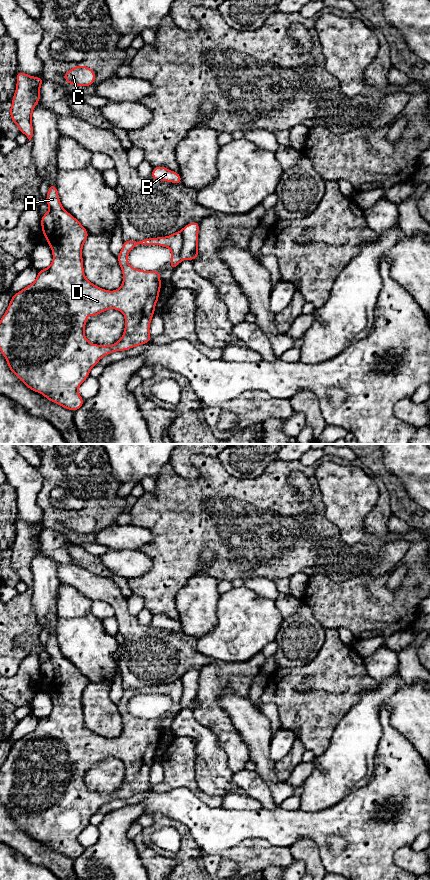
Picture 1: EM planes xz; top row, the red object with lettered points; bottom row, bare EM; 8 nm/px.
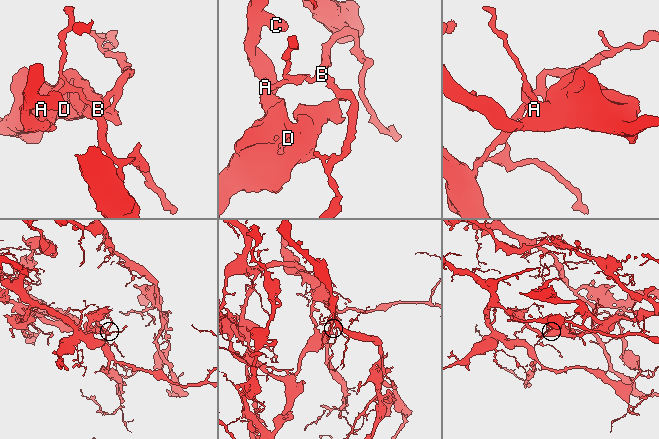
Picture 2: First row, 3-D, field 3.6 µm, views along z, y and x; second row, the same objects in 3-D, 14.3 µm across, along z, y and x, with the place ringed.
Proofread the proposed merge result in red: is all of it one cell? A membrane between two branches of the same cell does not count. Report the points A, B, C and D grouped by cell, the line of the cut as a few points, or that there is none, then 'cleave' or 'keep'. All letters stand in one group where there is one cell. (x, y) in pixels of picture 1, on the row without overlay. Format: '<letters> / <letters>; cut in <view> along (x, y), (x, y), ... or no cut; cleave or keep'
A C D / B; cut in xz along (181, 679), (183, 691), (179, 709); cleave

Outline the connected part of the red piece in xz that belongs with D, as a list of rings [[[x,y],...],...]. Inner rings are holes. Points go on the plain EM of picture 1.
[[[55,633],[49,636],[45,649],[55,669],[54,679],[45,684],[53,701],[53,709],[48,716],[38,718],[32,732],[11,745],[6,761],[0,767],[0,800],[7,807],[10,819],[29,837],[74,860],[85,850],[77,840],[78,835],[89,825],[90,818],[102,805],[152,789],[149,774],[163,732],[159,728],[162,719],[143,719],[131,715],[128,711],[129,699],[137,693],[167,695],[172,701],[168,716],[174,718],[180,711],[184,688],[181,679],[166,685],[124,688],[117,704],[123,731],[118,738],[108,739],[86,727],[82,697],[90,682],[62,655]],[[107,757],[116,757],[124,762],[123,784],[113,793],[92,792],[85,785],[85,773]]]

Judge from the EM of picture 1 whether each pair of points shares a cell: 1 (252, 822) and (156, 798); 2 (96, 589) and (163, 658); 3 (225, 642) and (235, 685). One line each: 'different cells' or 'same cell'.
1: same cell
2: same cell
3: different cells

